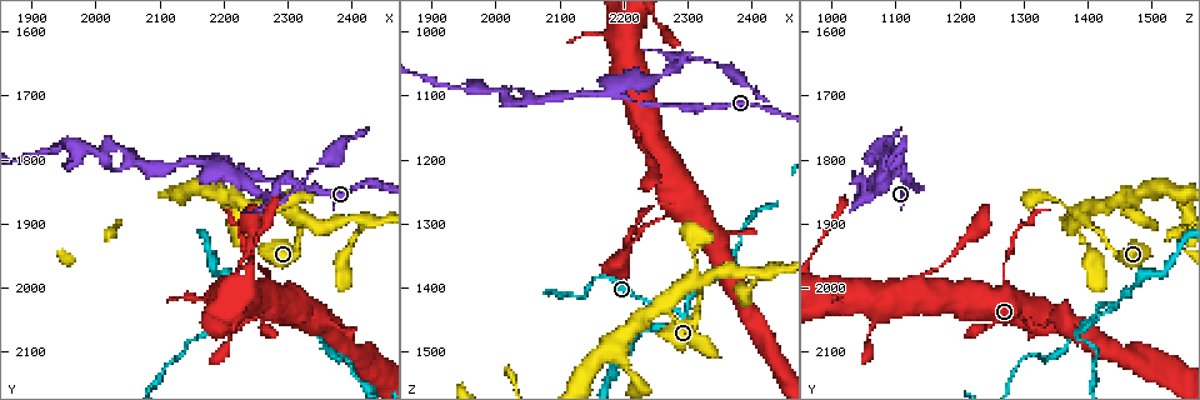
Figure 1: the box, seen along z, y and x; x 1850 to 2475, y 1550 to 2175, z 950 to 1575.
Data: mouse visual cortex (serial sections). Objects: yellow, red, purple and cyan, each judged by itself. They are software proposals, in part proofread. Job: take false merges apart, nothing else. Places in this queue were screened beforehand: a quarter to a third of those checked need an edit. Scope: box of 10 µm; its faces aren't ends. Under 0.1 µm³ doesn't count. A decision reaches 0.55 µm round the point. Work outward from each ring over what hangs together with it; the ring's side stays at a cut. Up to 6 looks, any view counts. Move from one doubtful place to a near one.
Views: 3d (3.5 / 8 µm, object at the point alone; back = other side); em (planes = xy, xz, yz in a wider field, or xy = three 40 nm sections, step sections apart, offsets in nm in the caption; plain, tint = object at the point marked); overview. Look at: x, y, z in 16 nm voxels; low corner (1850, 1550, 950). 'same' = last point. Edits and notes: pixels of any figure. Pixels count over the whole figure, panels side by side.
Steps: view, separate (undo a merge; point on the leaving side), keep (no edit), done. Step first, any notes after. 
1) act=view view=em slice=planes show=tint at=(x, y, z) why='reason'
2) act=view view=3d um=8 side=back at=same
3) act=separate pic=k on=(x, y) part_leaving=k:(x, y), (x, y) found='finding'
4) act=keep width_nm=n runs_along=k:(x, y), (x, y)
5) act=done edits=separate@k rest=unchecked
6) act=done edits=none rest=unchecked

act=view view=3d um=3.5 at=(2200, 1810, 1090) why='sharp bend'

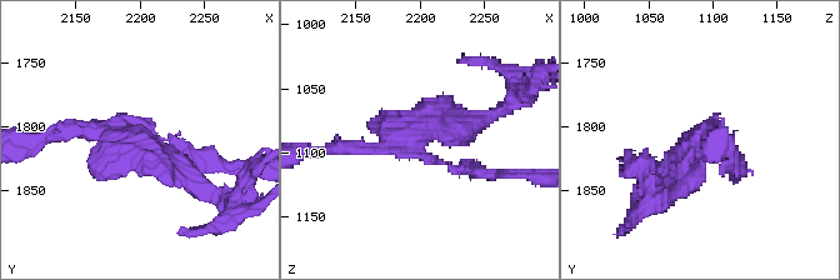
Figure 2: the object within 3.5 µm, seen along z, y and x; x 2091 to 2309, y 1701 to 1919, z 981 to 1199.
act=view view=em slice=xy step=5 show=tint at=(2198, 1806, 1090) why='now the EM'

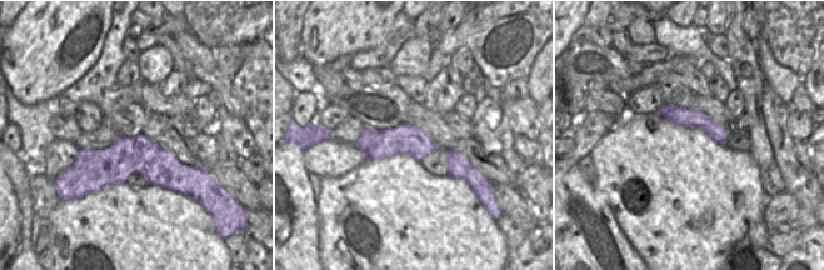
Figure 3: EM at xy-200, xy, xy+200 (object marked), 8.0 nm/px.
act=separate pic=2 on=(150, 148) border=3:(380, 130), (369, 148), (359, 146) found='a second cell is stuck on'

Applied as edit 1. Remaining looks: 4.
act=view view=overview

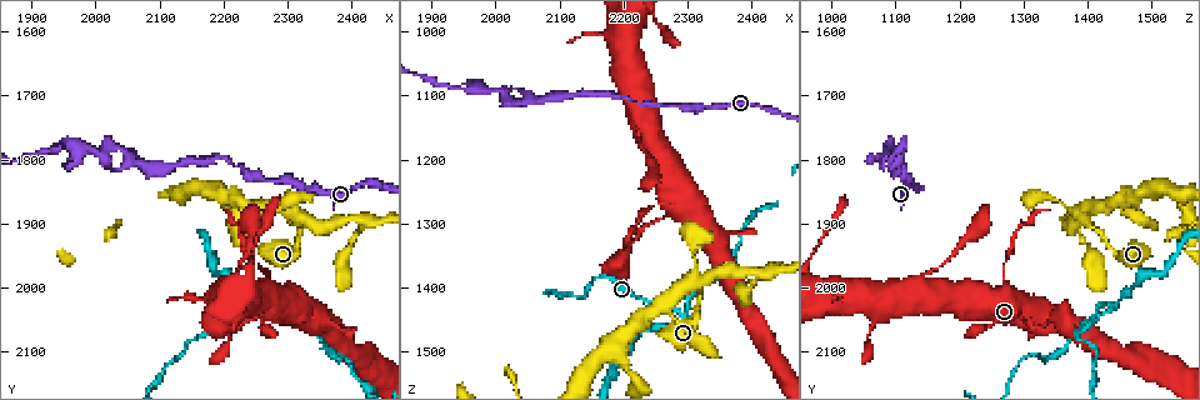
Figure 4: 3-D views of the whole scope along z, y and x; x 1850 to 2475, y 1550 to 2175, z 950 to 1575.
act=view view=em slice=xy step=3 show=tint at=(2030, 1780, 1110) why='abrupt turn'

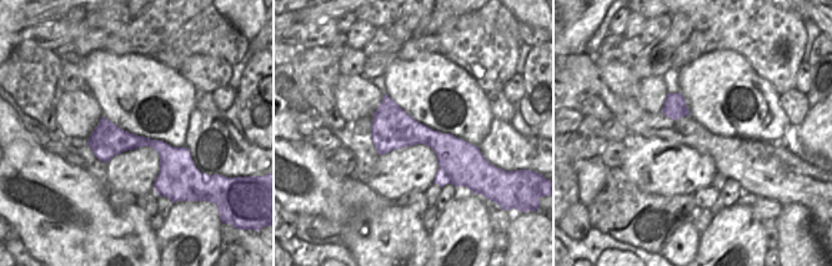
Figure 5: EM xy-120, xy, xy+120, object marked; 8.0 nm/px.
act=view view=3d um=3.5 at=same

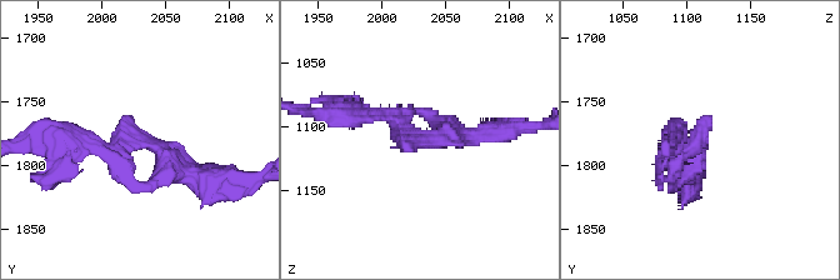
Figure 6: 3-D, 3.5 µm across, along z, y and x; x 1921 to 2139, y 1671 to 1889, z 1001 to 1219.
act=keep runs_along=6:(214, 181), (153, 143), (76, 139) found='all the same cell'

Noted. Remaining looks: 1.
act=done edits=separate@2 rest=unchecked

